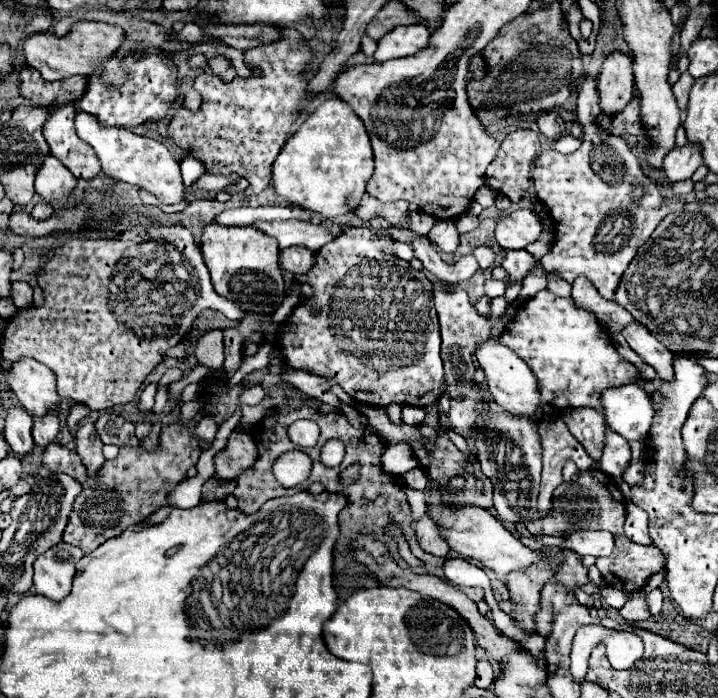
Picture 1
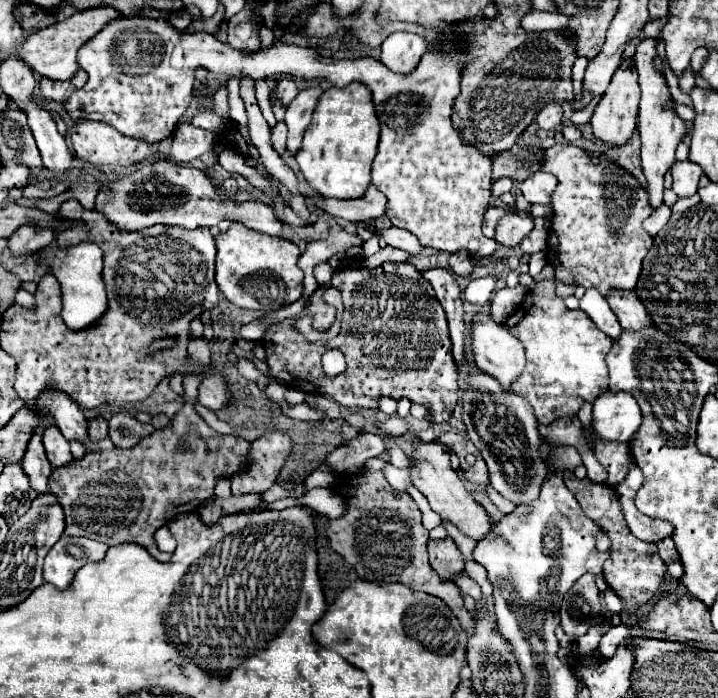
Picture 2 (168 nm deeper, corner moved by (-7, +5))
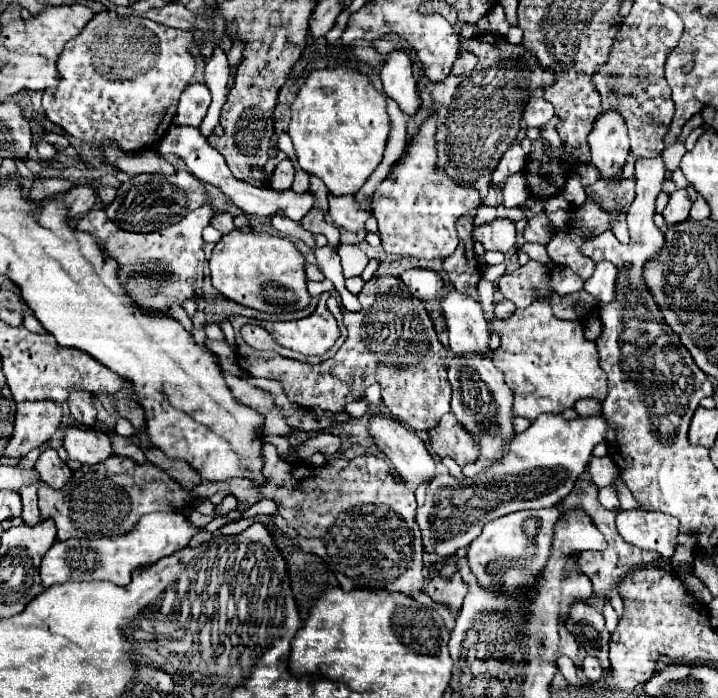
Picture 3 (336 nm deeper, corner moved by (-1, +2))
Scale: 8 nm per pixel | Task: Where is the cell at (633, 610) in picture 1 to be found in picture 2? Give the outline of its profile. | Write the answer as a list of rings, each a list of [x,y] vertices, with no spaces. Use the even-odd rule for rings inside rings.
[[[618,625],[618,627],[610,627],[606,631],[606,635],[600,639],[600,645],[598,645],[598,655],[602,657],[602,661],[608,661],[614,653],[616,653],[616,647],[620,643],[620,639],[624,639],[628,635],[628,629],[626,625]]]

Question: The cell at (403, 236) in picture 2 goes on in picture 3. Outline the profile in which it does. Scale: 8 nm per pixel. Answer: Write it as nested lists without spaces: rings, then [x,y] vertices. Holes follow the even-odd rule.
[[[330,196],[330,216],[336,226],[348,232],[360,232],[366,230],[366,220],[370,218],[370,212],[360,210],[354,196],[346,196],[346,198]]]

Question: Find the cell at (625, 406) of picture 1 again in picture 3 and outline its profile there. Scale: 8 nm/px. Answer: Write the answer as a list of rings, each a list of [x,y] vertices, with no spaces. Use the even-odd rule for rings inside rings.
[[[542,414],[530,424],[528,430],[514,436],[514,442],[506,446],[506,454],[486,474],[480,474],[470,480],[458,480],[452,474],[438,474],[434,482],[430,482],[430,486],[426,488],[424,506],[416,510],[416,522],[422,530],[424,550],[430,552],[428,562],[434,564],[440,558],[454,556],[458,548],[466,548],[482,532],[482,526],[490,520],[496,520],[516,510],[550,508],[554,504],[560,504],[562,498],[570,494],[576,478],[584,472],[588,460],[592,457],[594,446],[600,442],[606,442],[608,430],[610,430],[610,424],[602,414],[588,416],[588,418],[574,418],[574,420],[564,420],[558,414]]]

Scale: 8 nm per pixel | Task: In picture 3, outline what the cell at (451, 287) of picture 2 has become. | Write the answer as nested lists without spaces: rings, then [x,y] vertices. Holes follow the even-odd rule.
[[[412,268],[412,270],[406,270],[400,278],[408,286],[408,290],[416,298],[422,298],[422,300],[434,300],[436,302],[444,290],[444,280],[432,270]]]

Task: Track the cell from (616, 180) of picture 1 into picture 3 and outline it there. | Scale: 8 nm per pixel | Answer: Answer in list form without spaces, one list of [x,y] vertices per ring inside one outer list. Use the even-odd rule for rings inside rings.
[[[586,198],[586,202],[584,202],[582,206],[570,208],[570,210],[568,210],[568,222],[566,222],[566,226],[564,226],[562,230],[554,232],[550,244],[546,246],[546,248],[548,248],[548,256],[552,258],[552,262],[554,262],[556,266],[566,266],[566,268],[570,268],[570,270],[576,272],[582,280],[588,280],[588,278],[592,276],[592,272],[594,272],[596,262],[594,262],[592,258],[586,258],[586,256],[582,254],[580,246],[586,244],[588,240],[592,240],[594,236],[602,234],[602,232],[608,228],[608,220],[610,220],[610,212],[608,212],[602,204],[598,204],[594,198]]]

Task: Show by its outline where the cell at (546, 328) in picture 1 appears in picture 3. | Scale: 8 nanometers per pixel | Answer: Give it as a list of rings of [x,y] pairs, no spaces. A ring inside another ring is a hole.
[[[538,298],[524,310],[516,310],[508,320],[494,320],[494,330],[500,336],[500,348],[492,356],[494,366],[504,372],[504,380],[514,392],[514,414],[536,420],[540,414],[560,414],[572,408],[580,398],[594,398],[602,402],[608,394],[606,374],[598,366],[598,350],[592,340],[584,336],[584,328],[578,320],[562,320],[552,312],[550,298]]]

